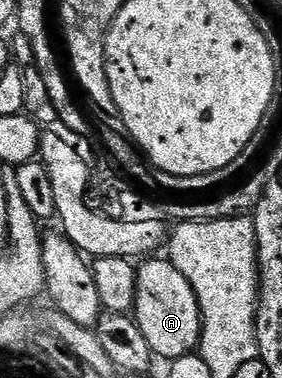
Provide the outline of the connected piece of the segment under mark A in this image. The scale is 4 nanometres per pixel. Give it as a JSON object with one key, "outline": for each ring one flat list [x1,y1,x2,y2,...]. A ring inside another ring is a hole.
{"outline":[[166,258,143,259,136,269,132,319,138,323,140,334,148,338,148,346,155,357,163,356,163,361,169,362,193,353,202,339,202,315,188,278]]}

